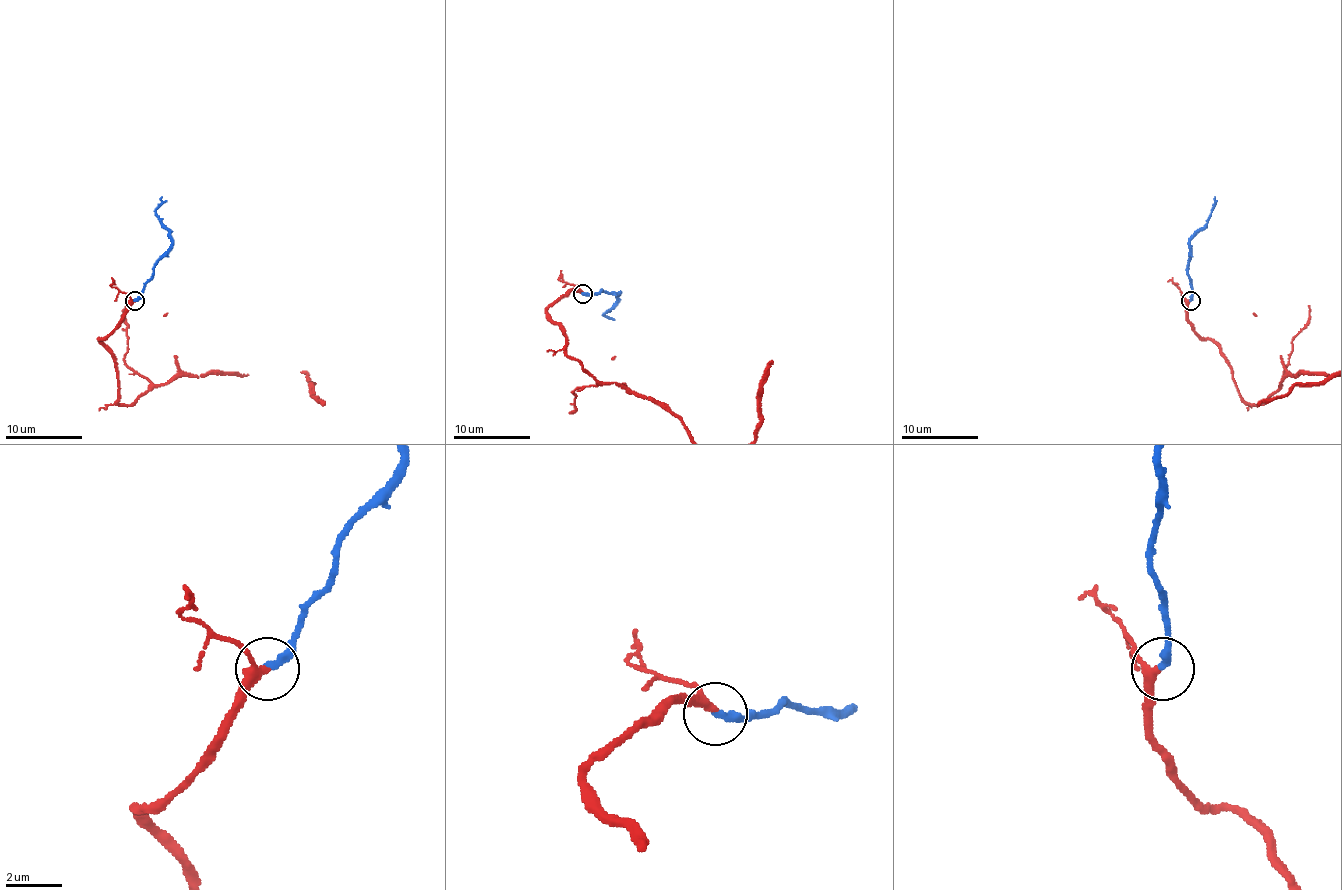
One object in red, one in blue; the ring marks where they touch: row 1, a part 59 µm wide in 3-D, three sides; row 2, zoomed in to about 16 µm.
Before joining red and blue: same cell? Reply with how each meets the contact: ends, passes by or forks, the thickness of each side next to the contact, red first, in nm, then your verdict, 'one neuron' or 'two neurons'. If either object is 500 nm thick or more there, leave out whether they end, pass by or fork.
red passes by | blue ends | 280/280 nm | one neuron

